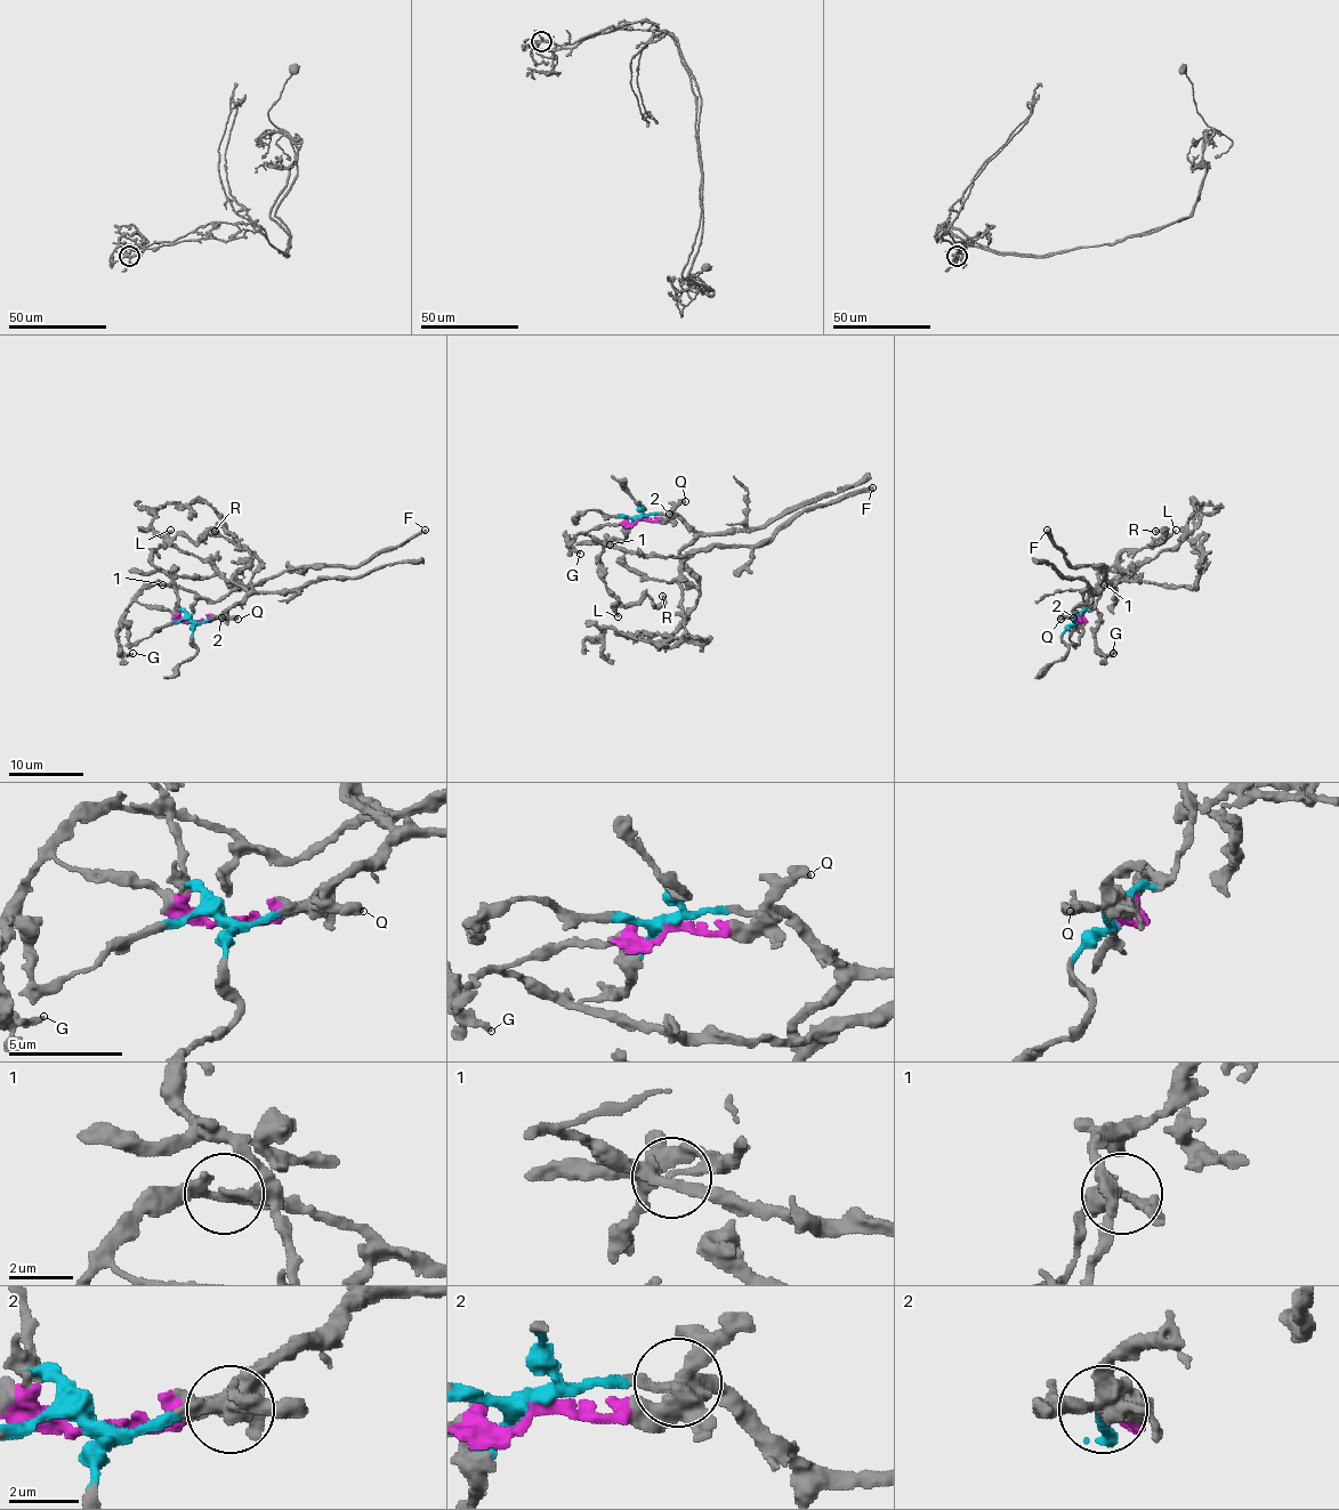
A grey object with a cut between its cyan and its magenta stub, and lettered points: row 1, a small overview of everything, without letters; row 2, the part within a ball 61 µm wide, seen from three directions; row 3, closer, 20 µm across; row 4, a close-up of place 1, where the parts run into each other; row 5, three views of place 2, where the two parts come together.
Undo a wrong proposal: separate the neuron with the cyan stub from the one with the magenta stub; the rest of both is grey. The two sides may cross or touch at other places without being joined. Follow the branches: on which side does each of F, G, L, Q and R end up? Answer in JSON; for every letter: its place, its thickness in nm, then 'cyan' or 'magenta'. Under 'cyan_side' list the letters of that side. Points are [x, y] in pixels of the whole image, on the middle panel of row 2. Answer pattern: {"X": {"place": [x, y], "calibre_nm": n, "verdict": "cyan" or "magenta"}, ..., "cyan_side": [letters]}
{"F": {"place": [872, 487], "calibre_nm": 360, "verdict": "magenta"}, "G": {"place": [580, 554], "calibre_nm": 240, "verdict": "magenta"}, "L": {"place": [618, 616], "calibre_nm": 240, "verdict": "cyan"}, "Q": {"place": [685, 501], "calibre_nm": 480, "verdict": "cyan"}, "R": {"place": [662, 596], "calibre_nm": 340, "verdict": "cyan"}, "cyan_side": ["L", "Q", "R"]}

